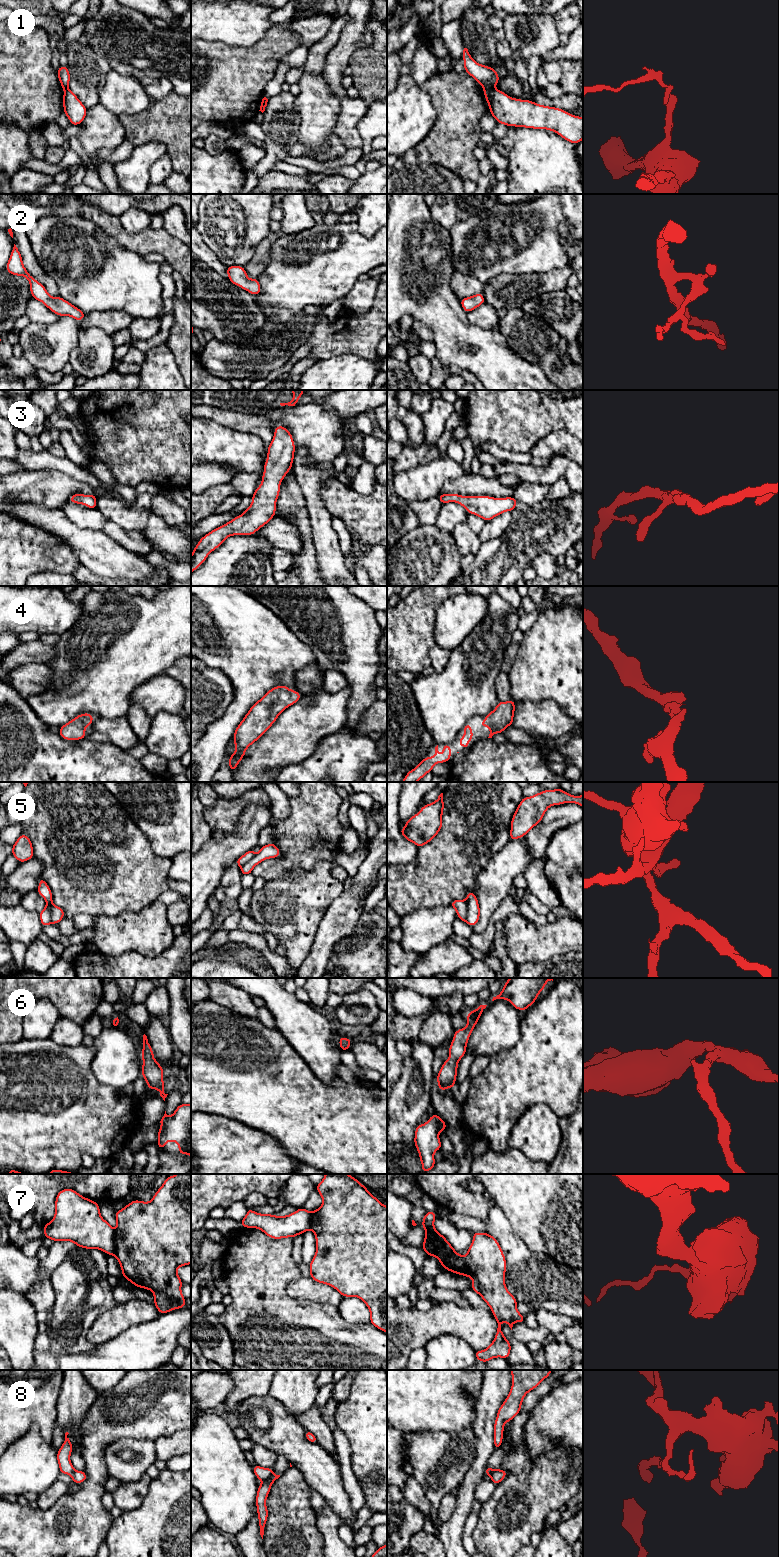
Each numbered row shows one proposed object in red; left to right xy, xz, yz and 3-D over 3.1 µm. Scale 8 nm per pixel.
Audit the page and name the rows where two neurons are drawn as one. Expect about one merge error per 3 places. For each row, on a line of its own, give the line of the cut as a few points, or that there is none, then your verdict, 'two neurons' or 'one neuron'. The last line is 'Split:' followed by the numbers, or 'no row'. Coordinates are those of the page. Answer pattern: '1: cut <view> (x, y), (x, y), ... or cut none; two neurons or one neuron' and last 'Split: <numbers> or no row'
1: cut yz (494, 88), (486, 88), (484, 90); two neurons
2: cut none; one neuron
3: cut none; one neuron
4: cut none; one neuron
5: cut yz (465, 901), (467, 922); two neurons
6: cut none; one neuron
7: cut xy (115, 1230), (115, 1252), (113, 1254); two neurons
8: cut xz (273, 1473), (262, 1482); two neurons
Split: 1, 5, 7, 8

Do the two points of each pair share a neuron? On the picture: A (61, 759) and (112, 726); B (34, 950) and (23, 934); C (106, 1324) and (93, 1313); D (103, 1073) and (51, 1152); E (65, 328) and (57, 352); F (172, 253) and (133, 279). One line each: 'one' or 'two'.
A: two
B: two
C: two
D: two
E: one
F: two

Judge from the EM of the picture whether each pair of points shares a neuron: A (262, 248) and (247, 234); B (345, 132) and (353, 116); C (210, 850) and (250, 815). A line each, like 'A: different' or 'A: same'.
A: different
B: same
C: same

